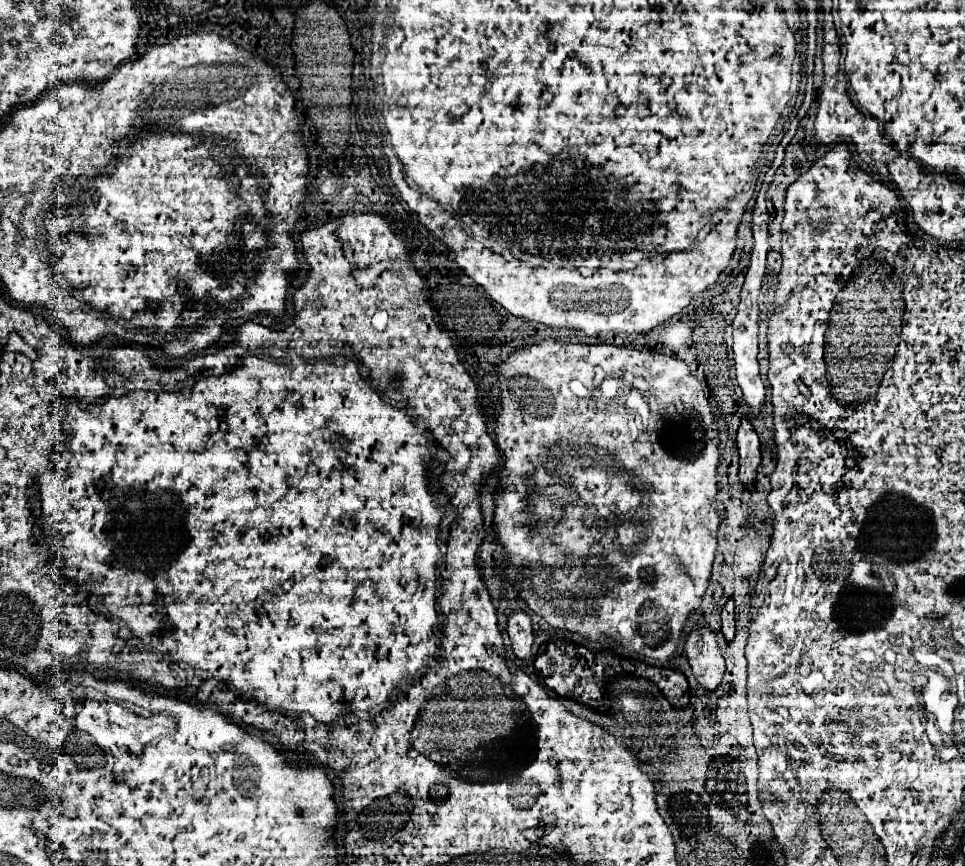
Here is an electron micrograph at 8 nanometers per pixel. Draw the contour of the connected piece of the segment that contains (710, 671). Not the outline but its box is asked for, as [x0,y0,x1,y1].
[684,623,726,691]

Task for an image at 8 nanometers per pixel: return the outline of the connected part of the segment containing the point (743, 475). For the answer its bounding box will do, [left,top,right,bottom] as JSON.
[736,417,760,489]

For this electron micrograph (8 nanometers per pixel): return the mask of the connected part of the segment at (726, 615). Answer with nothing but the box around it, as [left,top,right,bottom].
[722,597,736,641]

